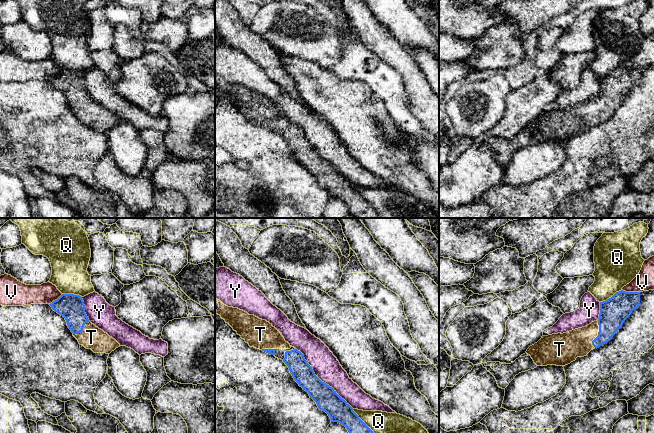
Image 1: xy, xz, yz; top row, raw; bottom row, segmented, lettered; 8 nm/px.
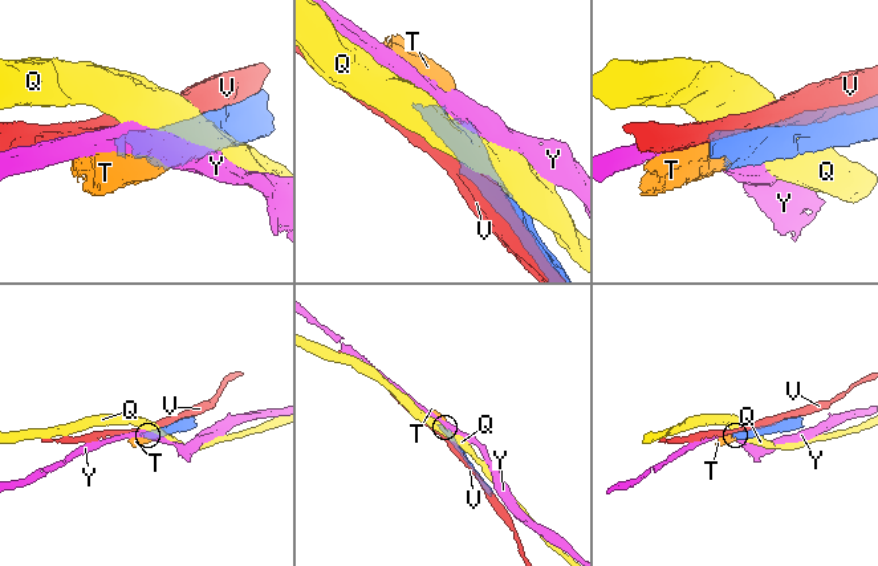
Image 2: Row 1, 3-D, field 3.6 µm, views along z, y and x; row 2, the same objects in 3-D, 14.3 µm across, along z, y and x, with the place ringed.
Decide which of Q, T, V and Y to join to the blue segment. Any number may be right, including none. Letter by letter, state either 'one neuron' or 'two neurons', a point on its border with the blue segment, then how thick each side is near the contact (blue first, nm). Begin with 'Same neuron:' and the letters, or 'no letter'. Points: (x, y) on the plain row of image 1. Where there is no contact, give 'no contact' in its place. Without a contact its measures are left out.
Same neuron: T
Q: two neurons; contact xz (366, 201); calibres 190 and 300 nm
T: one neuron; contact yz (598, 110); calibres 220 and 220 nm
V: two neurons; contact yz (631, 68); calibres 220 and 160 nm
Y: two neurons; contact xz (320, 156); calibres 180 and 220 nm

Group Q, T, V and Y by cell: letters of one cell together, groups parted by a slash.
Q / T / V / Y

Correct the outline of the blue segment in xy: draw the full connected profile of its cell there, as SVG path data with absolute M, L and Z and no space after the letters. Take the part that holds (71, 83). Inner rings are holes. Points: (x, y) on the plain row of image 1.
M62 70L49 81L55 88L65 94L73 112L86 125L91 125L94 129L110 130L120 123L115 115L89 97L81 72Z

